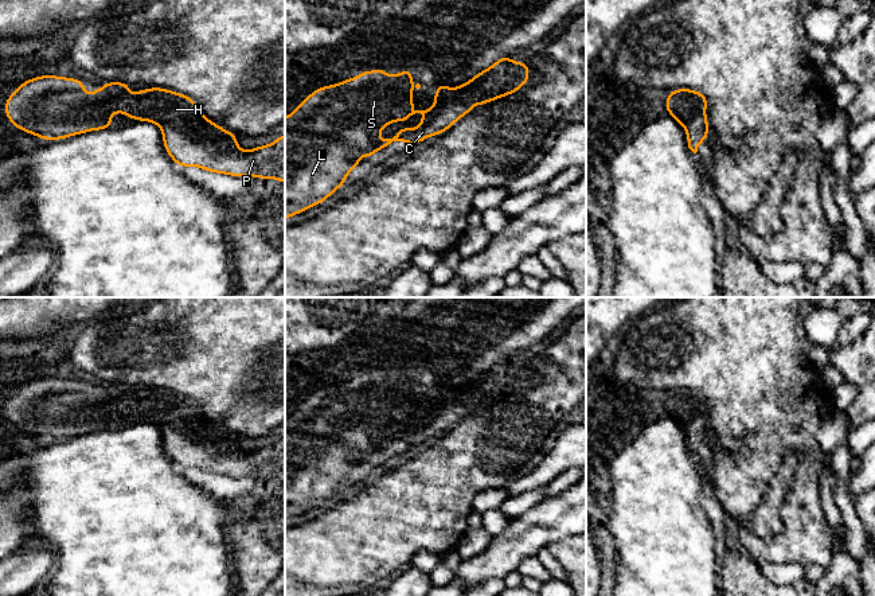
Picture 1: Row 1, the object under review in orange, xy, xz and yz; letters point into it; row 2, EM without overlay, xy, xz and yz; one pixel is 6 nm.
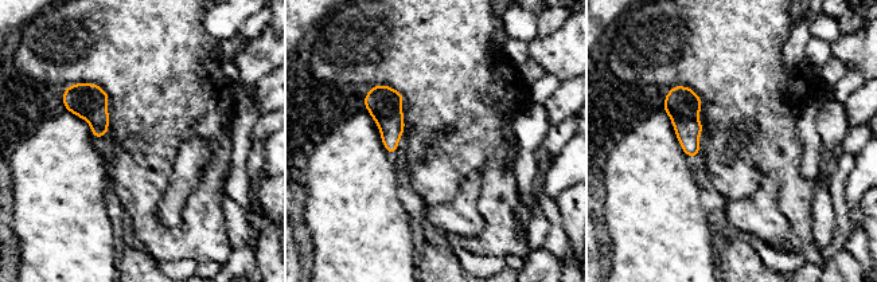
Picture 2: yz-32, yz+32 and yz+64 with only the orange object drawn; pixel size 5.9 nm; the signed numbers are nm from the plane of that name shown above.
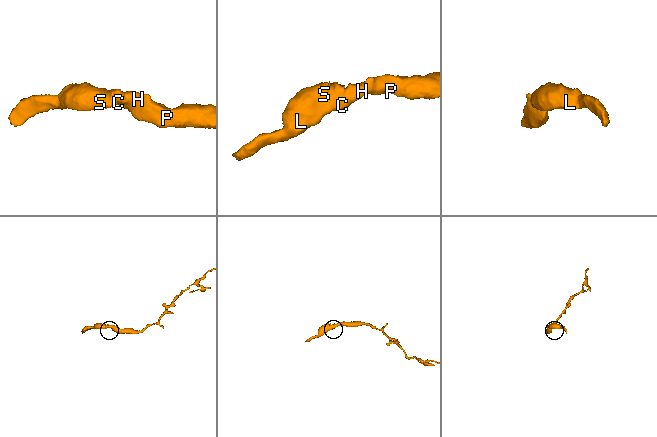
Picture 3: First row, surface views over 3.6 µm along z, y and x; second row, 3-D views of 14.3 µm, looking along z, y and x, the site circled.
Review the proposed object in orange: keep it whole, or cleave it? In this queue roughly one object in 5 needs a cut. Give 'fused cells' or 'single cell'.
single cell

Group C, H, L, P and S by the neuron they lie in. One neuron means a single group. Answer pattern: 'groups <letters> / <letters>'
groups C H L P S

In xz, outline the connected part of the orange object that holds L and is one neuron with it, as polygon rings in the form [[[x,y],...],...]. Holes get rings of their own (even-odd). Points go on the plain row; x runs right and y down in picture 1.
[[[512,358],[497,361],[488,370],[477,374],[472,381],[458,389],[445,386],[435,387],[434,406],[431,410],[415,412],[413,409],[413,373],[399,373],[397,377],[386,375],[386,370],[366,371],[359,377],[341,382],[336,386],[321,387],[310,394],[288,418],[285,418],[285,521],[302,515],[315,506],[321,506],[337,490],[345,486],[347,476],[363,463],[355,459],[371,459],[375,453],[386,449],[392,443],[406,443],[409,447],[418,445],[430,437],[440,437],[453,428],[457,421],[472,413],[476,406],[489,405],[497,400],[507,398],[520,392],[530,381],[527,363],[512,362]],[[421,414],[421,426],[397,432],[392,440],[378,440],[376,435],[383,432],[392,422],[406,422],[410,417]]]

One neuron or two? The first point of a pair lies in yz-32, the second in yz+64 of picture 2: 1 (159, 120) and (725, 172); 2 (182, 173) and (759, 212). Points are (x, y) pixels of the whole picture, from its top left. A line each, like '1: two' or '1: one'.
1: one
2: one

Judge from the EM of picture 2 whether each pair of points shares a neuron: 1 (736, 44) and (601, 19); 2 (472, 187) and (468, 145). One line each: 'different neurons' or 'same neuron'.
1: different neurons
2: different neurons

